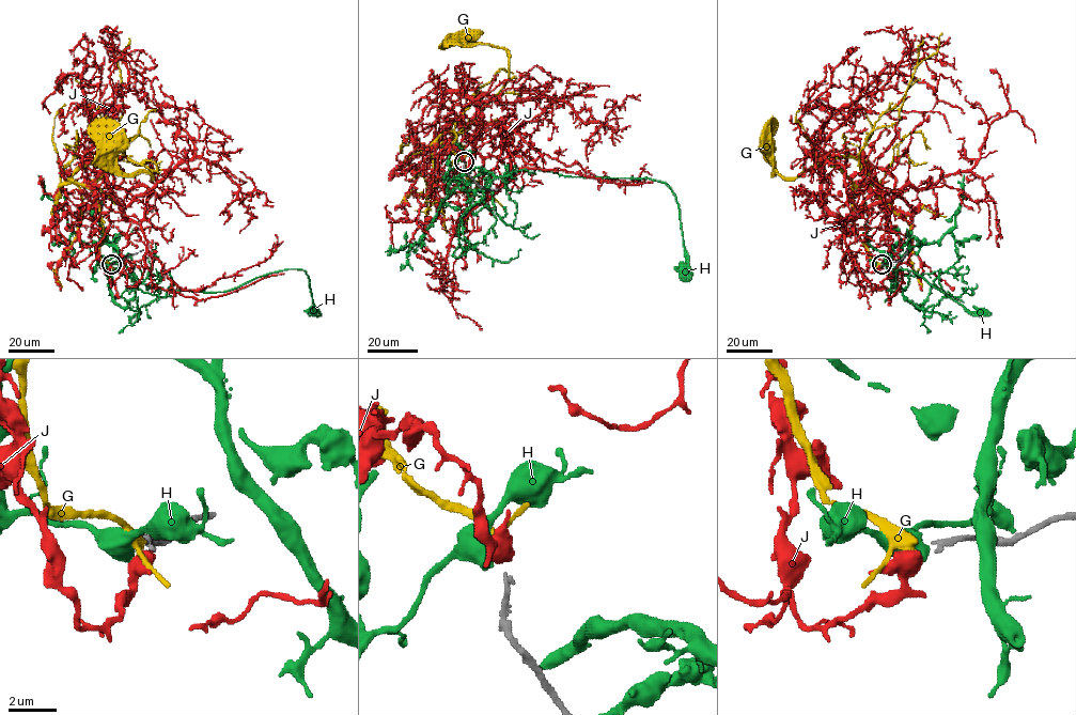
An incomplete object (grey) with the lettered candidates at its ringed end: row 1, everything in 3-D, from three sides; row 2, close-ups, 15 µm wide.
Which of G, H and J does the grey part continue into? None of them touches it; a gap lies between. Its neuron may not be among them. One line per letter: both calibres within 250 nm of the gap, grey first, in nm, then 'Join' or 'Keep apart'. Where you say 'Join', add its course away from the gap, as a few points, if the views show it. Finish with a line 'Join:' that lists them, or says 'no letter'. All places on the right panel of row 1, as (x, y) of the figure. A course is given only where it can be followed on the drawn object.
G: Thickness 240 nm (grey) against 320 nm. Join. Its course: (880, 264), (853, 218), (853, 192), (871, 180), (869, 169), (832, 156), (782, 177), (772, 173), (764, 142)
H: Thickness 240 nm (grey) against 700 nm. Keep apart
J: Thickness 240 nm (grey) against 600 nm. Keep apart
Join: G

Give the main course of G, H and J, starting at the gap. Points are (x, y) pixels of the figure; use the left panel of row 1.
G: (111, 264), (100, 257), (93, 192), (72, 175), (115, 156), (144, 165), (152, 177), (124, 173), (115, 142)
H: (110, 264), (95, 266), (96, 249), (103, 243), (112, 245), (142, 282), (204, 292), (302, 269), (313, 314)
J: (111, 265), (82, 246), (79, 219), (106, 198), (125, 218), (92, 129), (128, 89), (103, 31), (120, 32)

